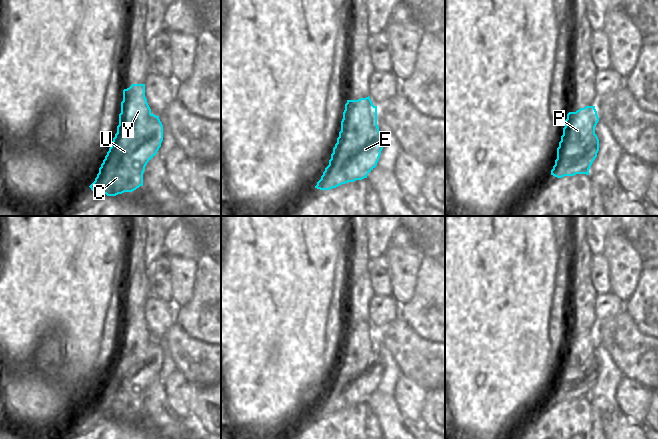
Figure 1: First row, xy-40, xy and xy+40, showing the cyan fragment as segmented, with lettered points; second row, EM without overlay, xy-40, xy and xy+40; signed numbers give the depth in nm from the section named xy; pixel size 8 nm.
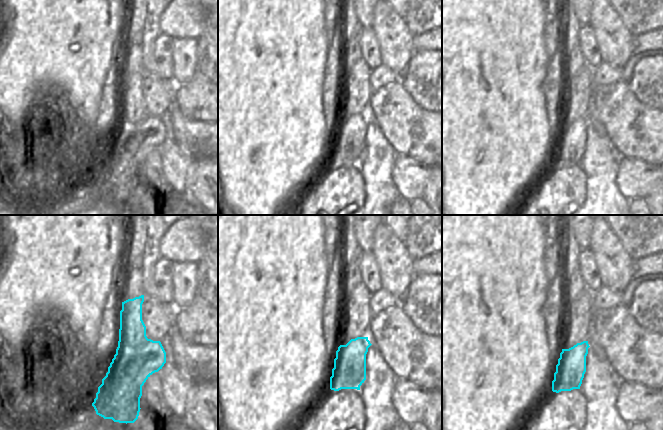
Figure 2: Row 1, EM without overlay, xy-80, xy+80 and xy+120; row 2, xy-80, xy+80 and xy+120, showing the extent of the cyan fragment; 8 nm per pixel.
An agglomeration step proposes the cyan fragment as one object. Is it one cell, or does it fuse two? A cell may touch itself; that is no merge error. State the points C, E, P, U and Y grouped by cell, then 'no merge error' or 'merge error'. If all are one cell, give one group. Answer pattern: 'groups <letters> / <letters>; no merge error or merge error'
groups C E U / P Y; merge error

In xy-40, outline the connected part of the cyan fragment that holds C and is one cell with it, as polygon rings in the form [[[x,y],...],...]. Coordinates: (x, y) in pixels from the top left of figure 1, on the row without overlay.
[[[151,338],[149,345],[134,356],[117,354],[111,371],[99,392],[95,405],[89,410],[94,416],[102,416],[107,420],[116,420],[124,416],[132,416],[143,410],[143,397],[147,387],[157,378],[163,365],[163,349],[159,340]]]

